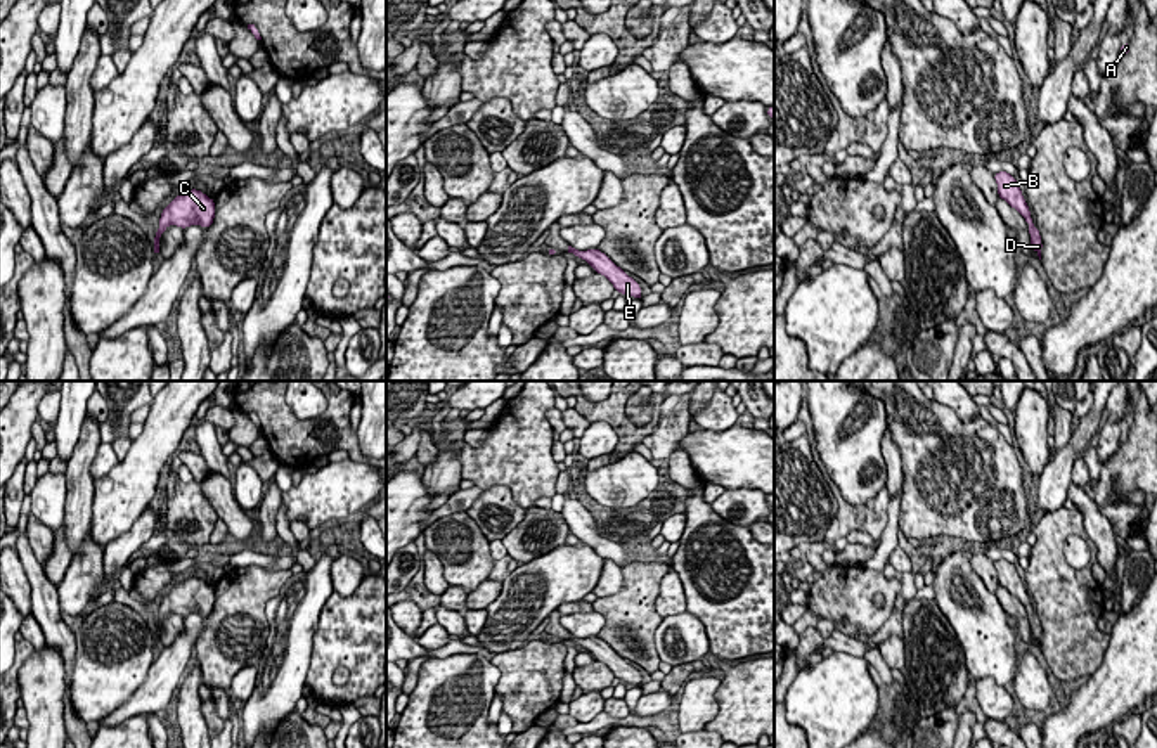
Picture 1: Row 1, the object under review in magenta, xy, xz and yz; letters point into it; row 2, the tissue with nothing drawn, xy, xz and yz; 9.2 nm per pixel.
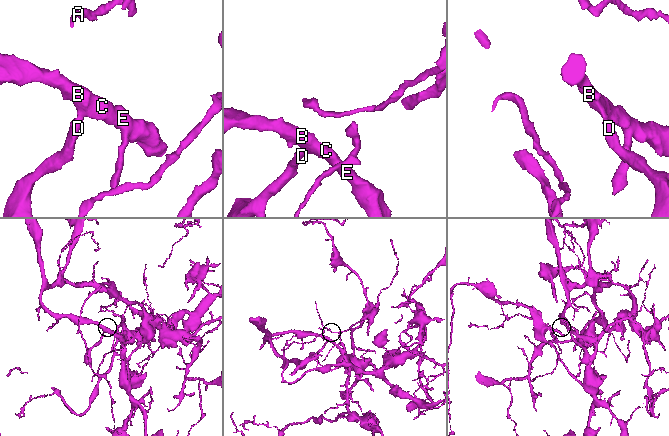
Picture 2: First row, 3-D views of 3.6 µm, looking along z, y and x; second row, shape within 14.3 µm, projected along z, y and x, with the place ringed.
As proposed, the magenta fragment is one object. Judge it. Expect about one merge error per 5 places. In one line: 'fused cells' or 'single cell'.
single cell

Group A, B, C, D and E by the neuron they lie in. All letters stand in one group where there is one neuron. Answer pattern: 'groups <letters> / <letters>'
groups A B C D E

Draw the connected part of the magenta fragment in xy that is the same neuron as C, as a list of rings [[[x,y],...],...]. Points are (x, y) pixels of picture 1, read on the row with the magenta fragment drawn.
[[[197,189],[175,196],[175,199],[161,211],[159,229],[154,234],[154,253],[159,253],[159,239],[168,225],[177,225],[180,229],[201,225],[210,229],[215,211],[215,199],[210,199]]]

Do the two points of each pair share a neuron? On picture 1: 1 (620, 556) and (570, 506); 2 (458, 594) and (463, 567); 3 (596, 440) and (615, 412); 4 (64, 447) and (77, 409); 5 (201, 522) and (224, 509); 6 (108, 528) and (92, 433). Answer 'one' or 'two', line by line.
1: one
2: two
3: two
4: one
5: two
6: two

